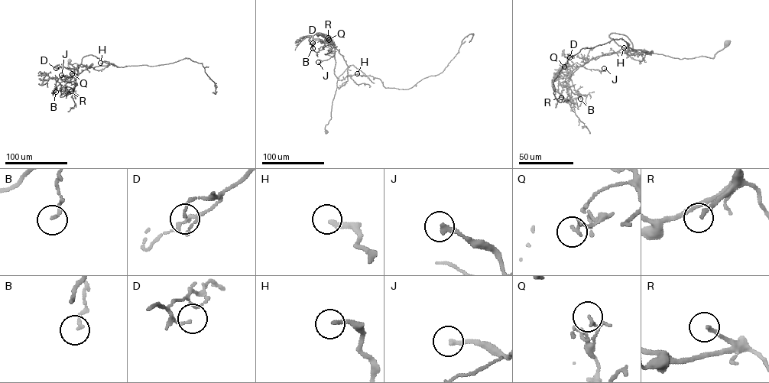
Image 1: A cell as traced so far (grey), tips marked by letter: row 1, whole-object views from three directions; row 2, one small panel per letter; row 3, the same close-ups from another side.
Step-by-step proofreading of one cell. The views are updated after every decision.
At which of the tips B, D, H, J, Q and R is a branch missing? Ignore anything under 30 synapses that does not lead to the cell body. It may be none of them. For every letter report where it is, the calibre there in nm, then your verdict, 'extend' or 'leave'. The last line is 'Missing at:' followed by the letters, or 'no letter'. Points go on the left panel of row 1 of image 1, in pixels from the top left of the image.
B: at (56, 92); 140 nm thick; leave
D: at (56, 68); 90 nm thick; leave
H: at (100, 63); 190 nm thick; extend
J: at (61, 75); 220 nm thick; leave
Q: at (72, 73); 110 nm thick; leave
R: at (71, 91); 190 nm thick; extend
Missing at: H, R

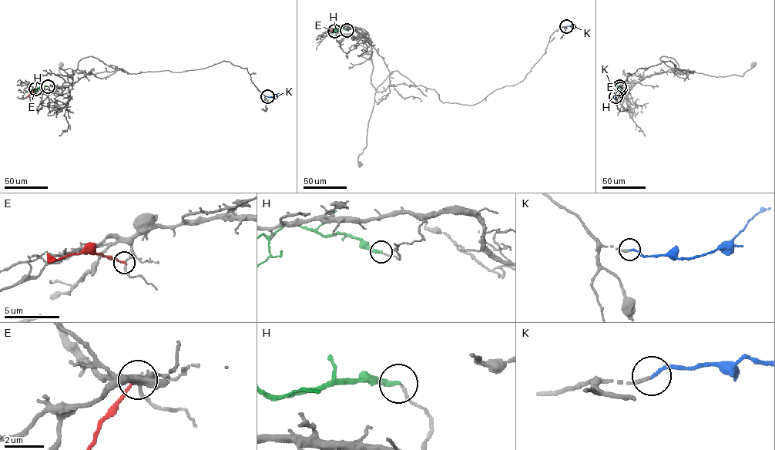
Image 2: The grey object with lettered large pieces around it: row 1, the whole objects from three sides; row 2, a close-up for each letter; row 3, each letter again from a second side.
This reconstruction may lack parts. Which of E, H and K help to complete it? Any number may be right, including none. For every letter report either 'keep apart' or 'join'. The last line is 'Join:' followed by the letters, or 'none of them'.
E: keep apart
H: keep apart
K: join
Join: K

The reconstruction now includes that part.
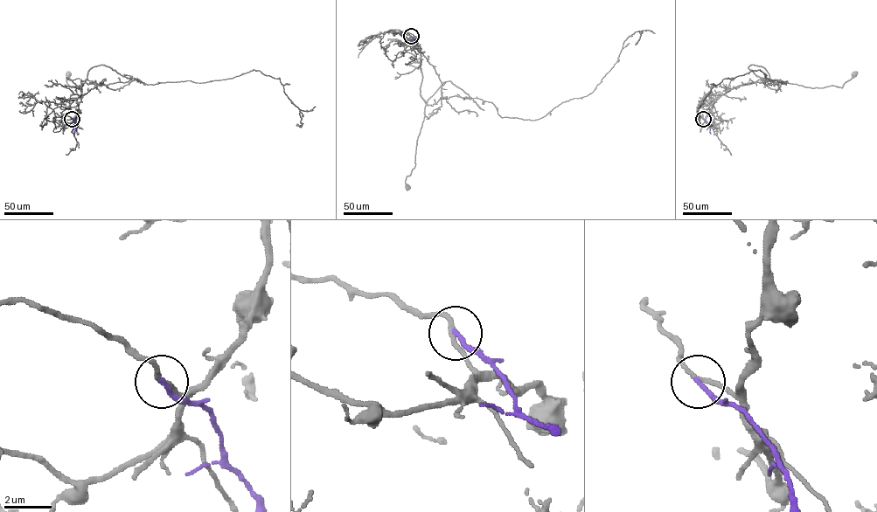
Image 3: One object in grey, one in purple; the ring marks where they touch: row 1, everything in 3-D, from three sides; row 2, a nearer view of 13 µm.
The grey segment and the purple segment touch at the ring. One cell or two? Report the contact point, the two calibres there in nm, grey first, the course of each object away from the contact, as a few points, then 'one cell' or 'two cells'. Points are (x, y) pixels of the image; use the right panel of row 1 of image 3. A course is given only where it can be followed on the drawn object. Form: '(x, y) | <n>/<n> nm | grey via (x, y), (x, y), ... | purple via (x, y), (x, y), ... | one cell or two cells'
(703, 119) | 180/190 nm | grey via (703, 118), (707, 108), (720, 95), (758, 79), (777, 79), (811, 88), (841, 87), (854, 73) | purple via (703, 119), (711, 134) | two cells

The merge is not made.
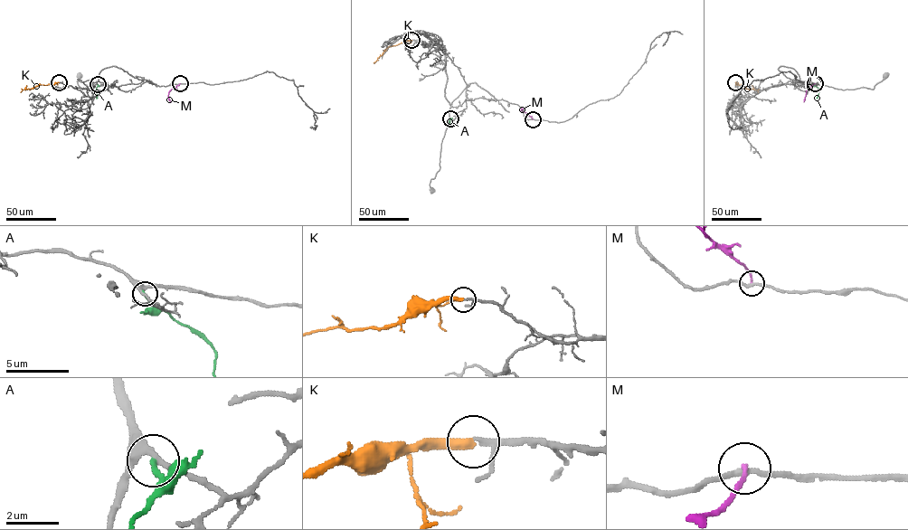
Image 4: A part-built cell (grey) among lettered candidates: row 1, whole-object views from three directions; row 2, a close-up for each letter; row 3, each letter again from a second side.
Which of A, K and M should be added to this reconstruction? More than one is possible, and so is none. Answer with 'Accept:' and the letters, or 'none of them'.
Accept: K

